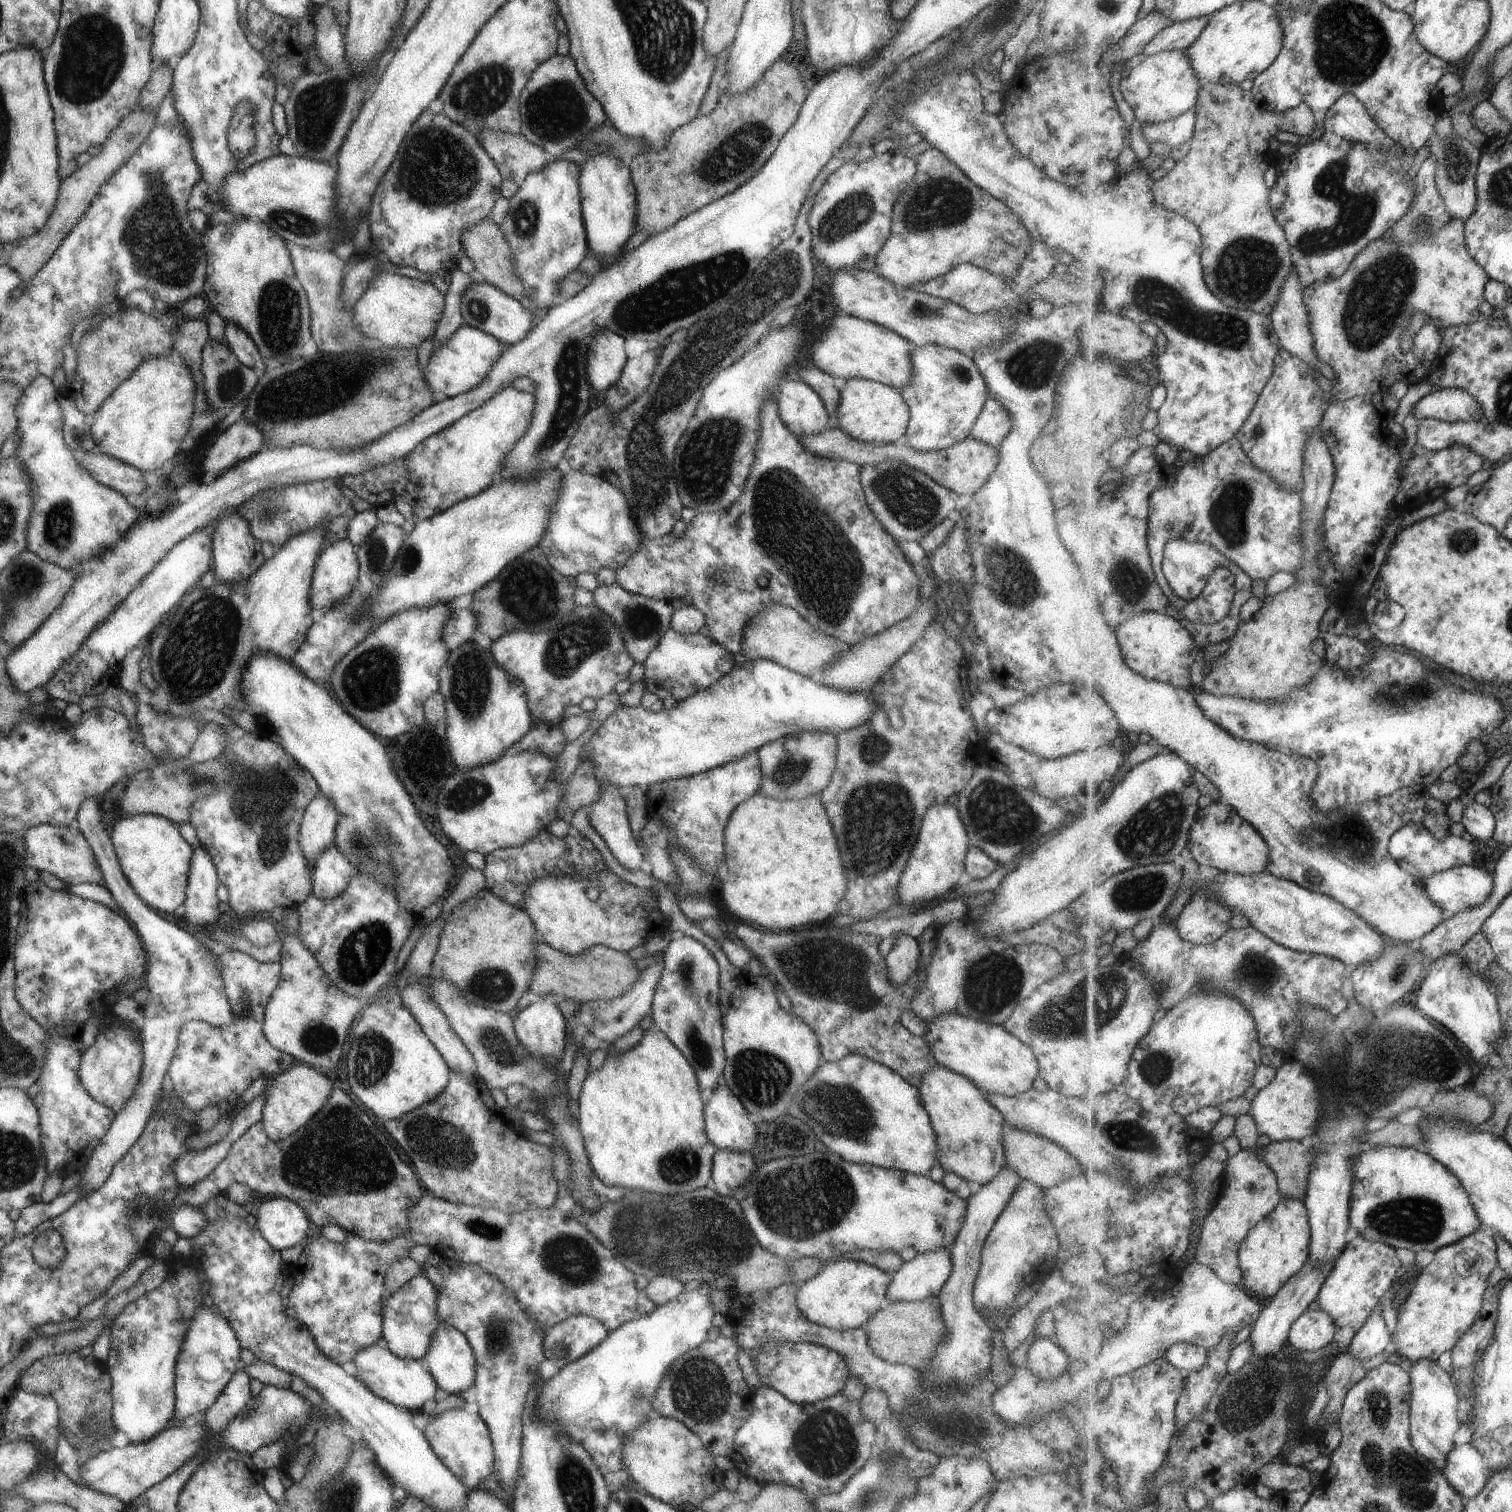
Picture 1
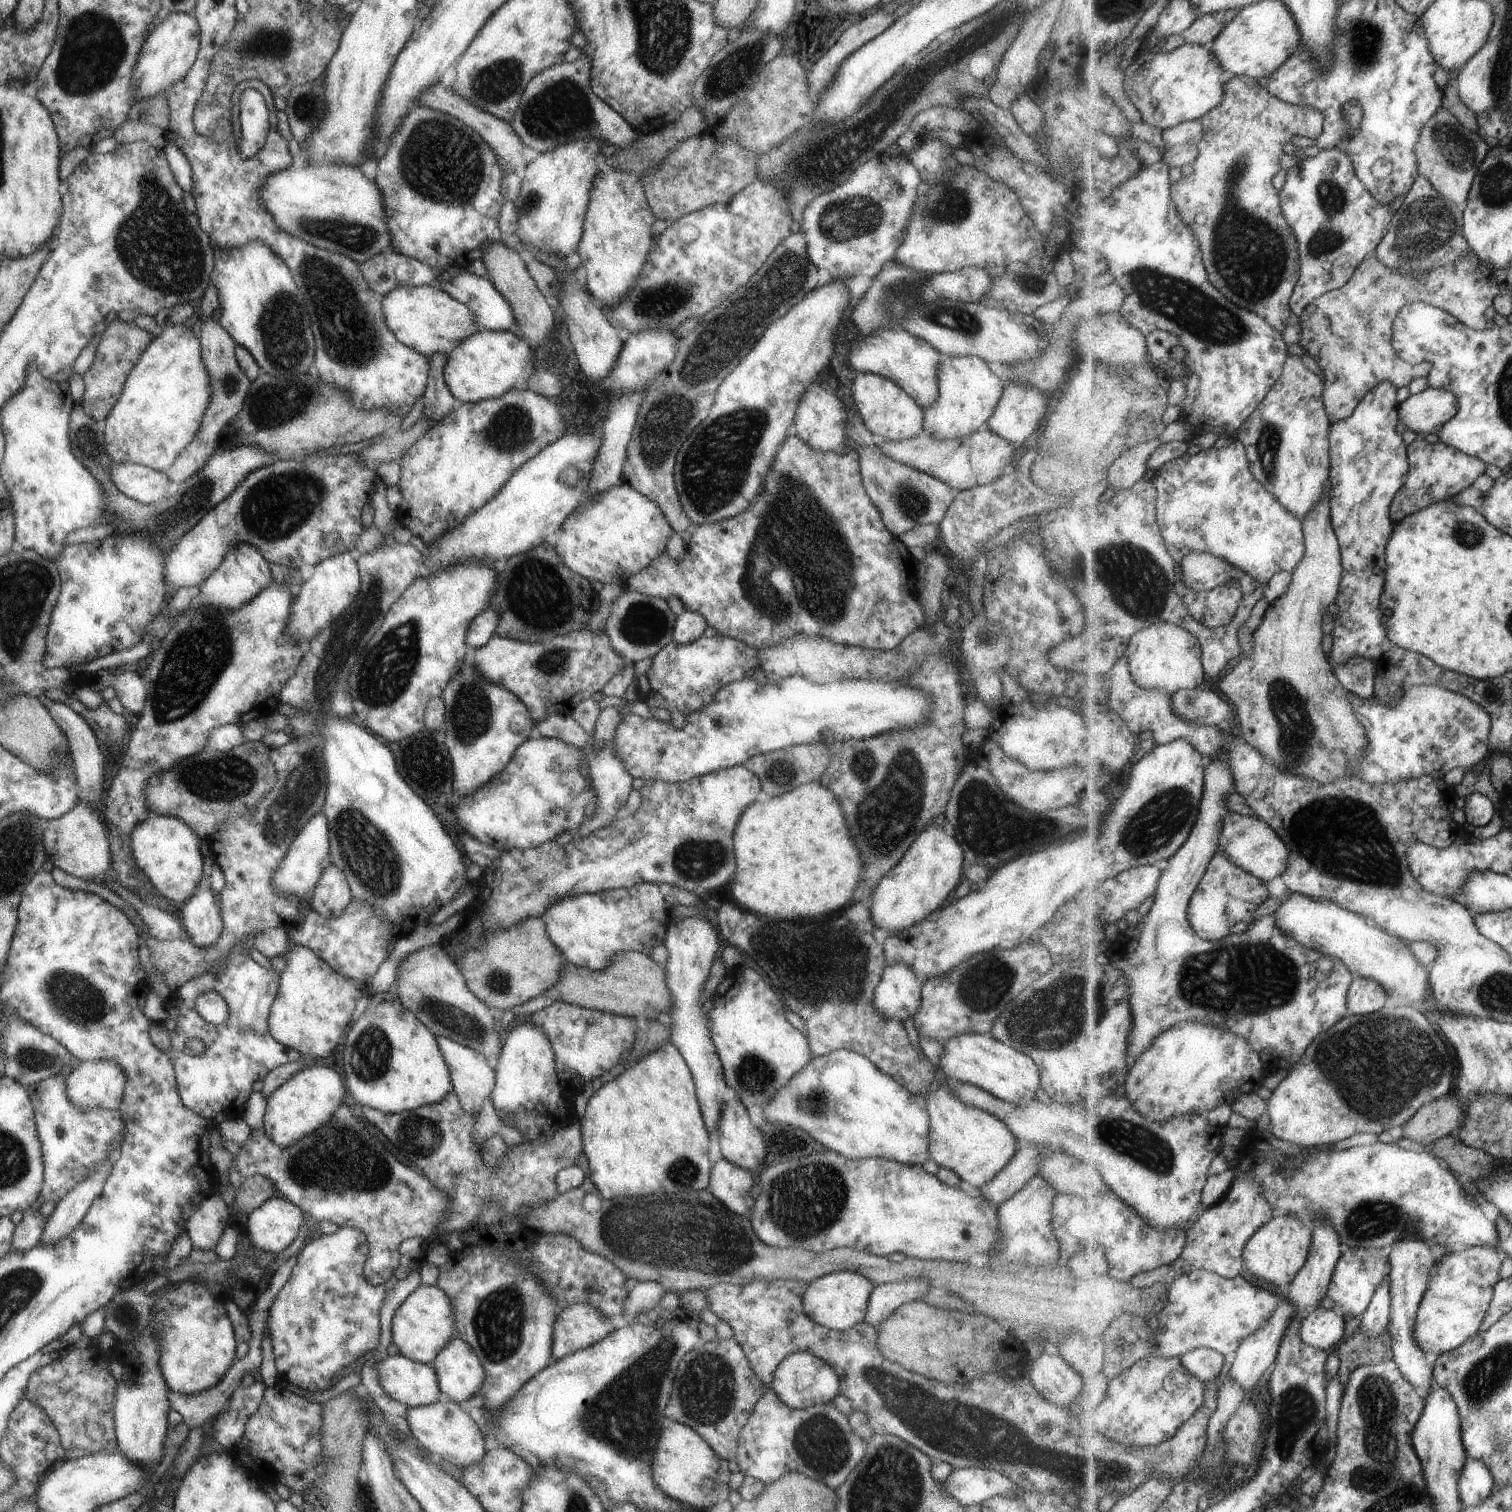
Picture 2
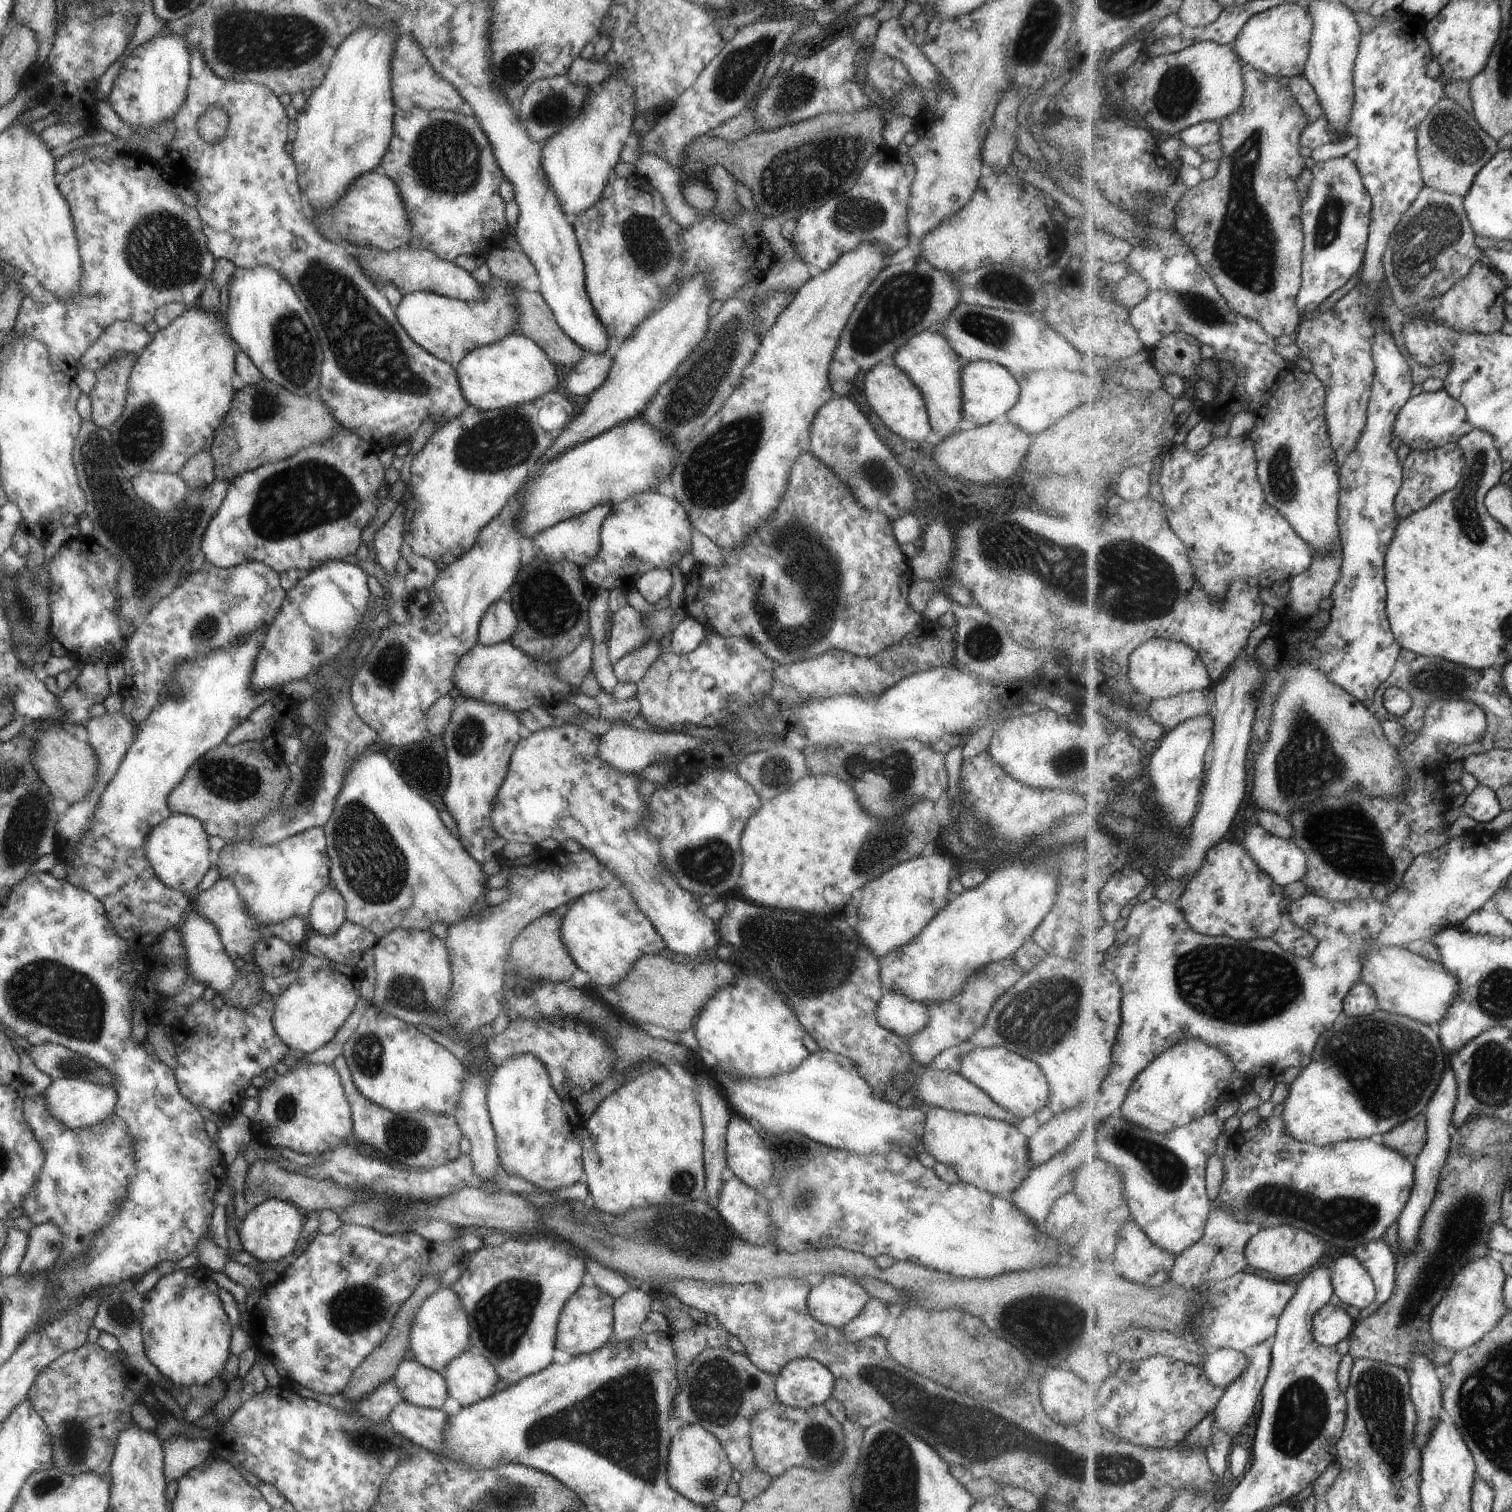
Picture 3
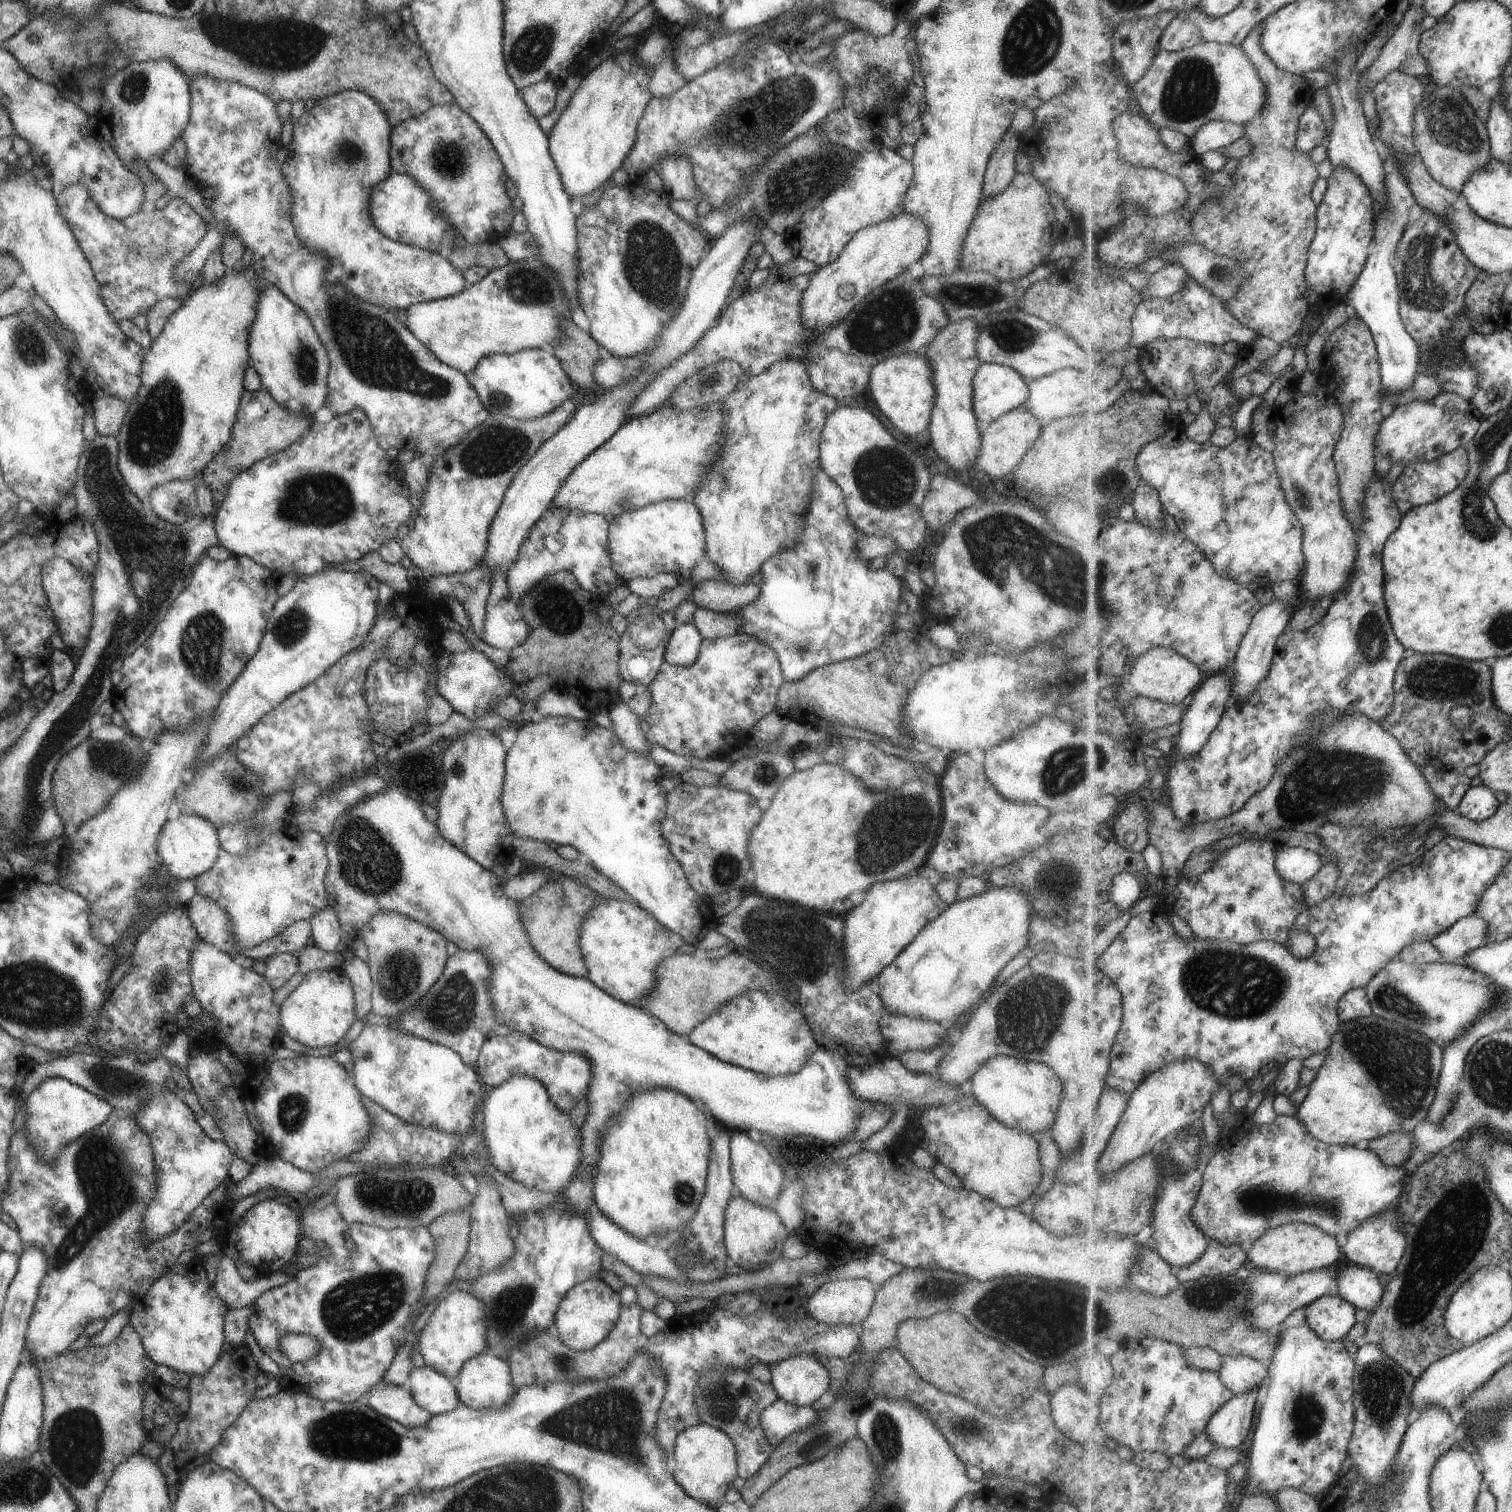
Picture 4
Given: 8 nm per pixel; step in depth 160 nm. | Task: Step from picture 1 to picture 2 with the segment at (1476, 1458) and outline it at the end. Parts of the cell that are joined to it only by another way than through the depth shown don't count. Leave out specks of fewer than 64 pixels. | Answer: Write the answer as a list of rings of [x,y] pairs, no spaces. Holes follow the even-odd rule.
[[[1467,1457],[1460,1481],[1460,1493],[1465,1507],[1483,1504],[1493,1493],[1496,1480],[1489,1467],[1479,1459]]]

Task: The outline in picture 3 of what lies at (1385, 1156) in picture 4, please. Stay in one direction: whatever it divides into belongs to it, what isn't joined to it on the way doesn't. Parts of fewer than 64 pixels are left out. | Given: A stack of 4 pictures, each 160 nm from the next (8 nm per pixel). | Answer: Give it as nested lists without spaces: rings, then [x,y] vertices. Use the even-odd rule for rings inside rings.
[[[1421,1114],[1383,1135],[1383,1144],[1403,1153],[1412,1162],[1424,1149],[1427,1137],[1426,1116]]]

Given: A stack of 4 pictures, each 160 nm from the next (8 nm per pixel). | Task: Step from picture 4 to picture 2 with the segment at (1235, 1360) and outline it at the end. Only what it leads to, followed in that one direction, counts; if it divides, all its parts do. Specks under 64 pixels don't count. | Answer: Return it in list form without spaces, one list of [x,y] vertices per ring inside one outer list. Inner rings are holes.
[[[1207,1347],[1193,1349],[1181,1355],[1179,1358],[1204,1383],[1215,1381],[1217,1376],[1223,1372],[1223,1366],[1225,1366],[1225,1355],[1218,1350]]]

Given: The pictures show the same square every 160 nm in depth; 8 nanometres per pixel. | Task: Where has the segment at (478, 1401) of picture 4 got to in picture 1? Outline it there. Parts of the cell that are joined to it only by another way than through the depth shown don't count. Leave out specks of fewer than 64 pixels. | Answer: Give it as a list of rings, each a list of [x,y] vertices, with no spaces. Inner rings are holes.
[[[439,1323],[432,1336],[430,1347],[423,1355],[429,1365],[429,1372],[437,1385],[447,1394],[461,1394],[473,1384],[475,1378],[476,1358],[465,1336],[456,1328]]]

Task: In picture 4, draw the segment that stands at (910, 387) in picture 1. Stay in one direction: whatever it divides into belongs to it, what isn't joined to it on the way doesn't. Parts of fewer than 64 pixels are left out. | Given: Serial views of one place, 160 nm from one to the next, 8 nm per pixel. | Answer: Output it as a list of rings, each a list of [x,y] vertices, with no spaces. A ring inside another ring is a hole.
[[[981,363],[972,378],[972,411],[979,428],[1018,406],[1027,398],[1026,382],[1012,368]]]

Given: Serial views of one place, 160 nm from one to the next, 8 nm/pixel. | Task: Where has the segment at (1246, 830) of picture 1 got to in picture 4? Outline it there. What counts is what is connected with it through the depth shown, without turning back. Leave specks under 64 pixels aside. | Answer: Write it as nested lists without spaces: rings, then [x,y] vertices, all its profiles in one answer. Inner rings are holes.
[[[1279,846],[1276,864],[1283,878],[1302,885],[1323,868],[1324,858],[1305,847]]]

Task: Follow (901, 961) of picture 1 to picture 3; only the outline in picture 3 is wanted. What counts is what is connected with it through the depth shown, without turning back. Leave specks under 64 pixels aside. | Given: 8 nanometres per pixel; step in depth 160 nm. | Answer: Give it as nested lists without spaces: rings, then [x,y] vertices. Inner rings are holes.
[[[881,985],[881,996],[875,1007],[876,1021],[889,1032],[900,1037],[916,1035],[925,1028],[928,1012],[925,1004],[910,1001],[899,992],[889,991]]]

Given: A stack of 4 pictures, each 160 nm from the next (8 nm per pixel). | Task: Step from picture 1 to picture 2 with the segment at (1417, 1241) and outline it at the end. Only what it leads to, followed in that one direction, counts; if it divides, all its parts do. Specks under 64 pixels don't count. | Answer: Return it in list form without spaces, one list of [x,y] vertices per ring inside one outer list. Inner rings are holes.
[[[1254,1128],[1247,1132],[1243,1144],[1237,1148],[1237,1157],[1235,1160],[1238,1160],[1238,1165],[1235,1170],[1233,1170],[1236,1174],[1236,1178],[1253,1177],[1257,1182],[1260,1182],[1265,1198],[1270,1202],[1270,1205],[1274,1208],[1276,1213],[1289,1213],[1310,1224],[1316,1221],[1326,1221],[1329,1225],[1334,1227],[1335,1232],[1338,1232],[1340,1236],[1341,1242],[1346,1244],[1349,1248],[1367,1249],[1392,1246],[1392,1244],[1396,1243],[1399,1239],[1404,1239],[1406,1234],[1416,1234],[1423,1237],[1431,1245],[1434,1257],[1437,1260],[1443,1257],[1445,1252],[1457,1253],[1469,1247],[1493,1247],[1499,1249],[1502,1246],[1496,1223],[1491,1222],[1491,1220],[1483,1214],[1483,1210],[1479,1208],[1479,1202],[1466,1192],[1463,1184],[1460,1182],[1461,1177],[1447,1166],[1445,1160],[1442,1160],[1441,1157],[1438,1157],[1428,1150],[1416,1149],[1407,1146],[1403,1142],[1381,1143],[1379,1141],[1369,1145],[1351,1146],[1343,1150],[1337,1148],[1335,1144],[1322,1147],[1301,1147],[1292,1142],[1277,1139],[1269,1128],[1264,1132],[1260,1132]]]

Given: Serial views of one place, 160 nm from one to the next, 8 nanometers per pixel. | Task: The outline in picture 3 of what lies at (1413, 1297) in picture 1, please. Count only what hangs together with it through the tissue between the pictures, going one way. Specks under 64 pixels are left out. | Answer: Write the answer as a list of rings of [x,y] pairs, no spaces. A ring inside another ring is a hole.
[[[1489,1255],[1463,1267],[1447,1289],[1445,1298],[1431,1315],[1432,1337],[1440,1345],[1457,1349],[1458,1352],[1479,1343],[1506,1318],[1509,1312],[1504,1293],[1507,1277],[1502,1261],[1497,1262]]]

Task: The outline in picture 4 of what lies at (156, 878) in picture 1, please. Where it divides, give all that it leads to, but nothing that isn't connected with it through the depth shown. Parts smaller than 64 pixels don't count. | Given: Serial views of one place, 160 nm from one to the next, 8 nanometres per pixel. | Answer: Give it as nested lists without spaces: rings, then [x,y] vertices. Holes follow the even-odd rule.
[[[180,814],[175,819],[166,819],[156,838],[158,861],[163,870],[176,879],[199,876],[215,862],[220,850],[217,828],[205,818],[195,815]]]

